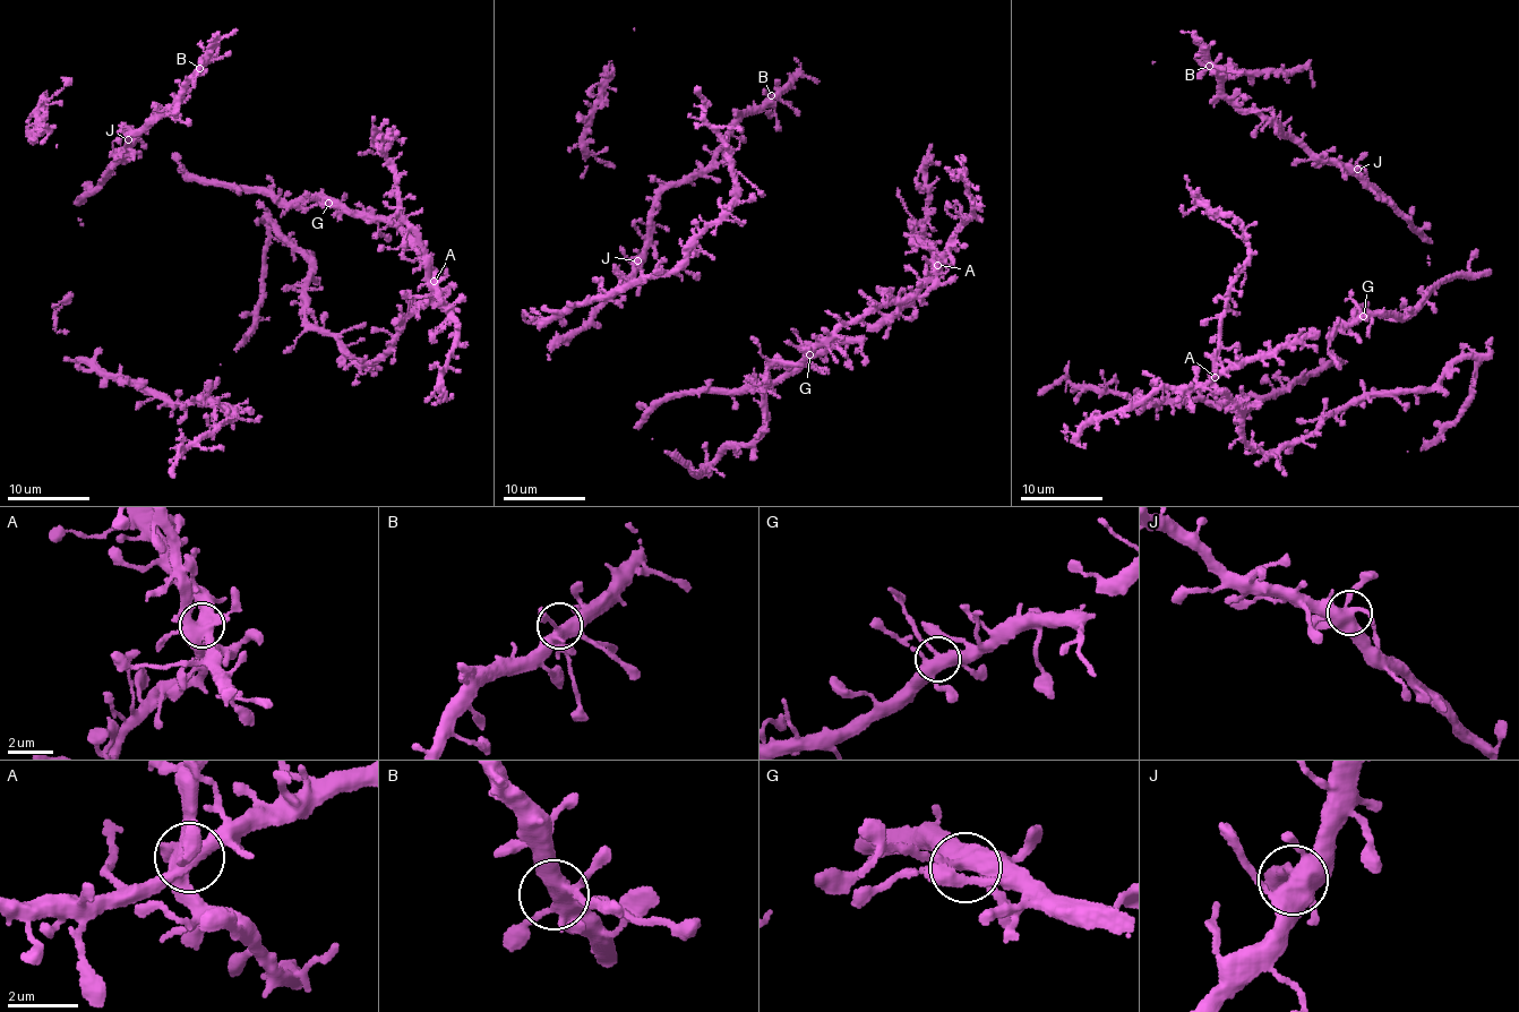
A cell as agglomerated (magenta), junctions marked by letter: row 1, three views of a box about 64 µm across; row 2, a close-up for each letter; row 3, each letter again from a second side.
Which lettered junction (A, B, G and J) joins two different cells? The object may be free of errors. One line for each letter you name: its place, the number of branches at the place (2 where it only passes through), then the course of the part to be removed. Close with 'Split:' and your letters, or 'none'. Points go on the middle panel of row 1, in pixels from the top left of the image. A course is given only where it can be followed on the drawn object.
Split: none

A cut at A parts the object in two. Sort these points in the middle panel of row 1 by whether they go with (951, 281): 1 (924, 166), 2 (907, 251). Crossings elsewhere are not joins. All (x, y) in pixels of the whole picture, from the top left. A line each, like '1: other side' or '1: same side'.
1: same side
2: same side

